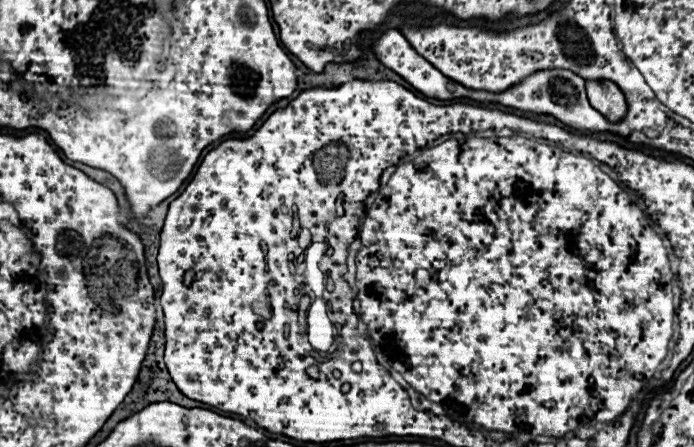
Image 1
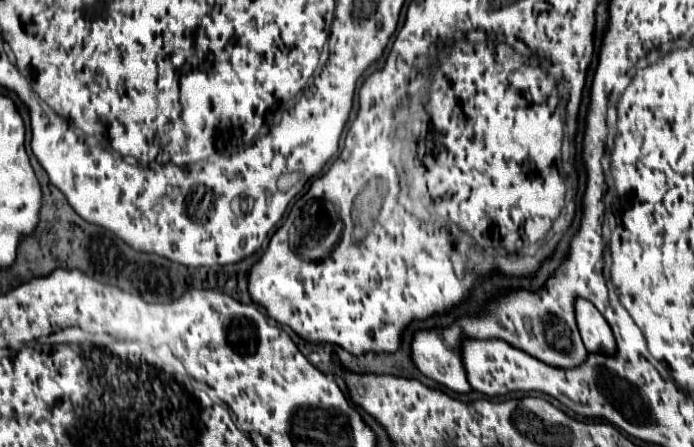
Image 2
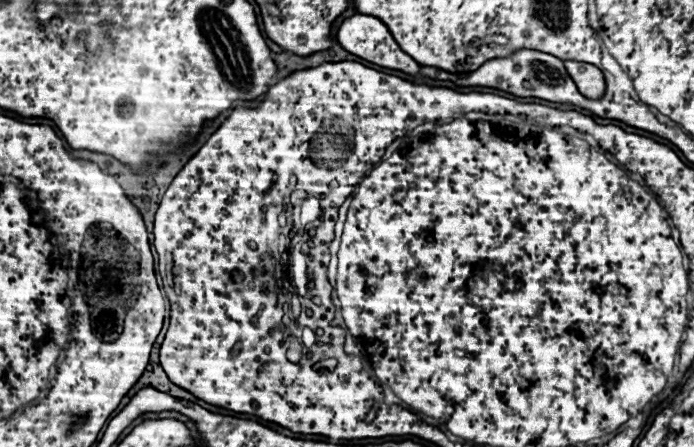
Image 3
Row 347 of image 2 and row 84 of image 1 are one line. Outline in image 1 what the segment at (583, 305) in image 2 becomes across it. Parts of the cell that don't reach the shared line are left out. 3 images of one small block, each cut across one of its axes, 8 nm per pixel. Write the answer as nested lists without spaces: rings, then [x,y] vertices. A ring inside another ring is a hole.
[[[586,80],[586,94],[600,114],[604,114],[610,122],[618,122],[622,114],[626,114],[626,100],[620,88],[610,80]]]

